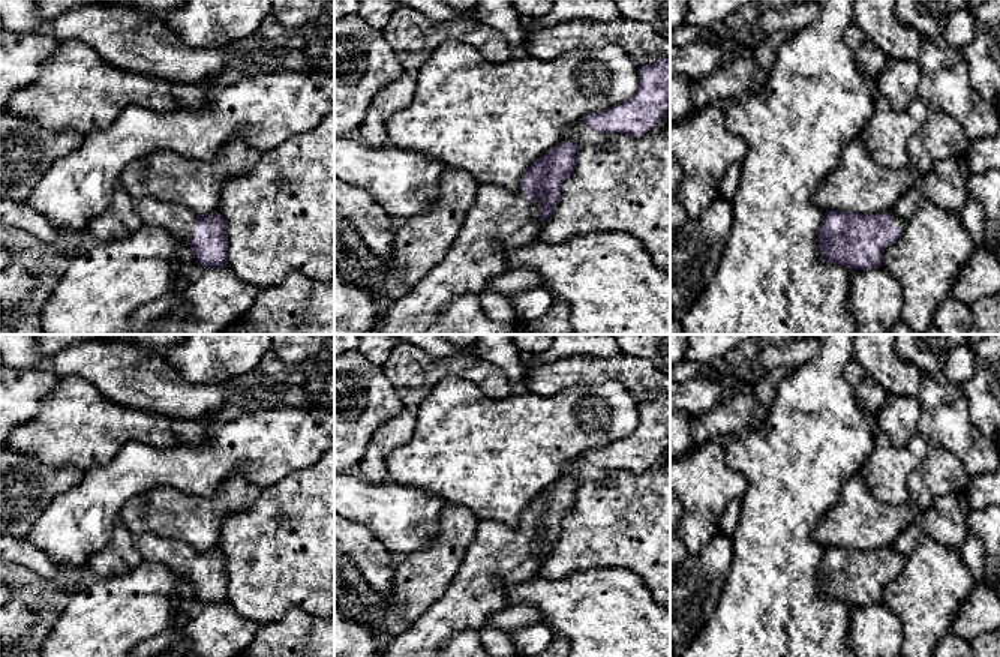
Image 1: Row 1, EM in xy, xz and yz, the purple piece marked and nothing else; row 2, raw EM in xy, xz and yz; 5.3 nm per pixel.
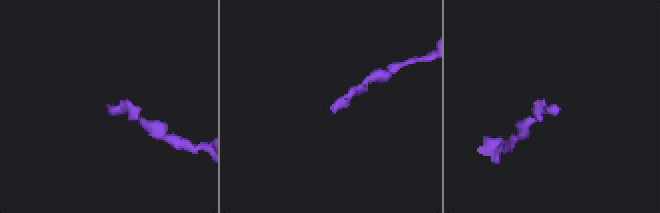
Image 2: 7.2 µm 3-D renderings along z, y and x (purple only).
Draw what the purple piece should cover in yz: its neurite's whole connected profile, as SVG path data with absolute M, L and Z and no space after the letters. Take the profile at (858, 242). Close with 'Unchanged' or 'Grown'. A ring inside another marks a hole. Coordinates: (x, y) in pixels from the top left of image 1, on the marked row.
M826 210L820 226L820 254L825 261L850 272L882 266L885 249L904 231L907 220L892 212L861 214Z. Grown

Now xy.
M145 196L135 202L135 212L142 224L163 226L186 238L201 270L229 267L226 224L217 210L207 216L196 216L183 204Z. Grown

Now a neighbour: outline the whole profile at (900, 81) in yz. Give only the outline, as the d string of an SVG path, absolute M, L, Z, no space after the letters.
M889 58L877 80L877 88L895 111L904 111L916 98L922 72L915 60Z

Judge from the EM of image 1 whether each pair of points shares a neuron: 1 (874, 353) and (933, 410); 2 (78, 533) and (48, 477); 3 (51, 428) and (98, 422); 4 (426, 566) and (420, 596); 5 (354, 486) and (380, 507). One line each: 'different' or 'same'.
1: same
2: different
3: same
4: same
5: same

